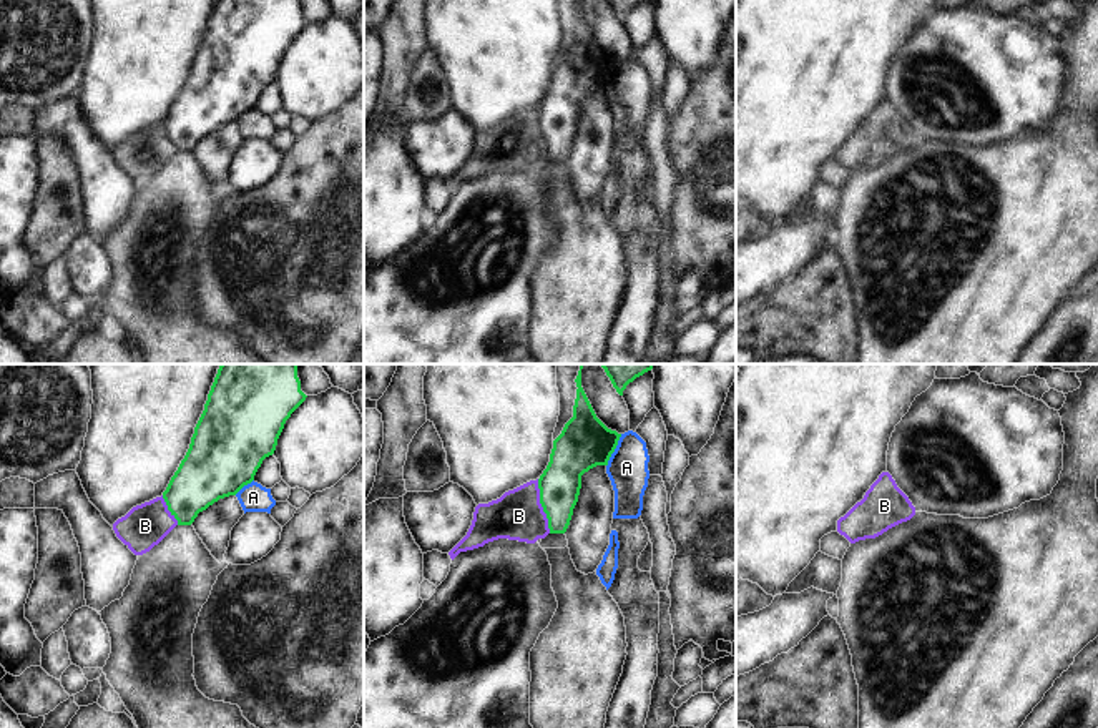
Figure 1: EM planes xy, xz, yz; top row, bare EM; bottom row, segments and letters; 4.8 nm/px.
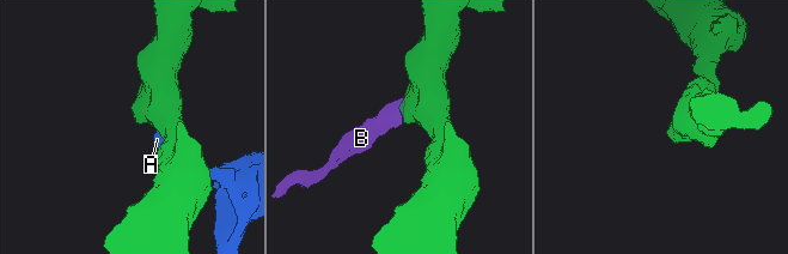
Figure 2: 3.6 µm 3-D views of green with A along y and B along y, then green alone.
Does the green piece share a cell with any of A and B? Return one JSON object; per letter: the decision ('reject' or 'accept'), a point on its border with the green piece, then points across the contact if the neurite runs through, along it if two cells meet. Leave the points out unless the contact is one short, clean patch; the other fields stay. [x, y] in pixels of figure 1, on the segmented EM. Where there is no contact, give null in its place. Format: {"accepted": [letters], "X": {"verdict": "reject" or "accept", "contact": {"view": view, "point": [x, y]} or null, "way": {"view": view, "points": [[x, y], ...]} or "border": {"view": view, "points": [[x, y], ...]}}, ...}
{"accepted": [], "A": {"verdict": "reject", "contact": {"view": "xz", "point": [613, 451]}}, "B": {"verdict": "reject", "contact": {"view": "xz", "point": [542, 506]}, "border": {"view": "xz", "points": [[537, 479], [540, 504], [550, 532]]}}}

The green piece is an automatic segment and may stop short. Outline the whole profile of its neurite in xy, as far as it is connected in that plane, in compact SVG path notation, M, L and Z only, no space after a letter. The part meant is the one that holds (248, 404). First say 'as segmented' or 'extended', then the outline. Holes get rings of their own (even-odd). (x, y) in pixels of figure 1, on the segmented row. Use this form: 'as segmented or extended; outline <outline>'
as segmented; outline M221 364L189 449L163 492L178 525L191 525L199 512L251 484L262 460L274 454L286 421L306 397L297 364Z

